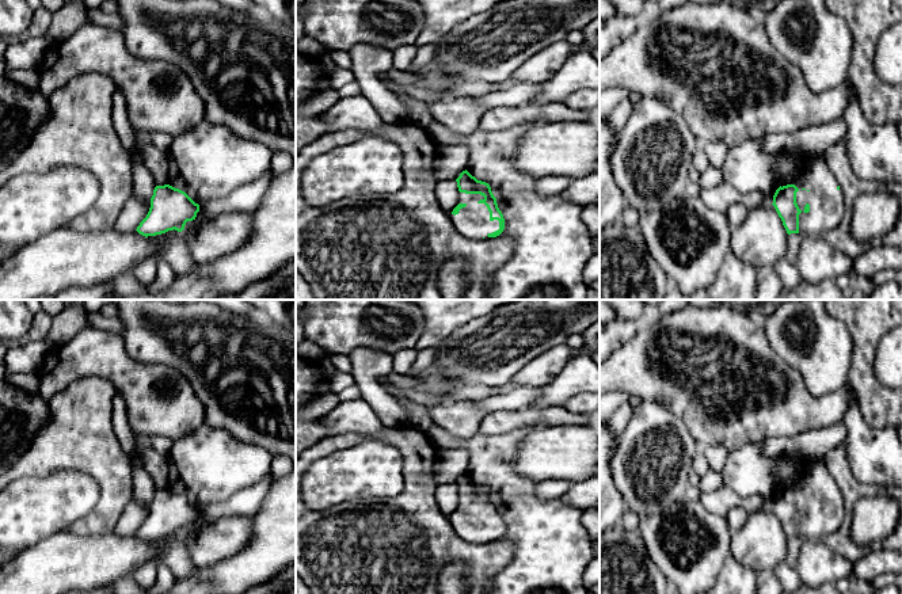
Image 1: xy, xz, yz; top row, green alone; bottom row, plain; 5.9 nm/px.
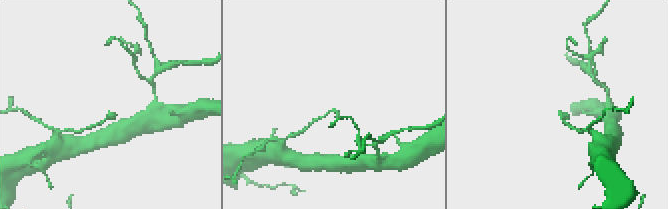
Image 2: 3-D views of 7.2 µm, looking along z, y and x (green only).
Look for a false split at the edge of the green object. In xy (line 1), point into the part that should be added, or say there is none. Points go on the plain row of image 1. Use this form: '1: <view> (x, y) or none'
1: none

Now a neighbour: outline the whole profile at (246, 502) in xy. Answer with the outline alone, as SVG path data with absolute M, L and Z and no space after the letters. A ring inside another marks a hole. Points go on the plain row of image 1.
M269 473L258 484L233 494L228 500L202 507L199 509L199 513L205 521L214 521L227 517L252 515L256 513L258 507L266 498L273 479L273 475Z

